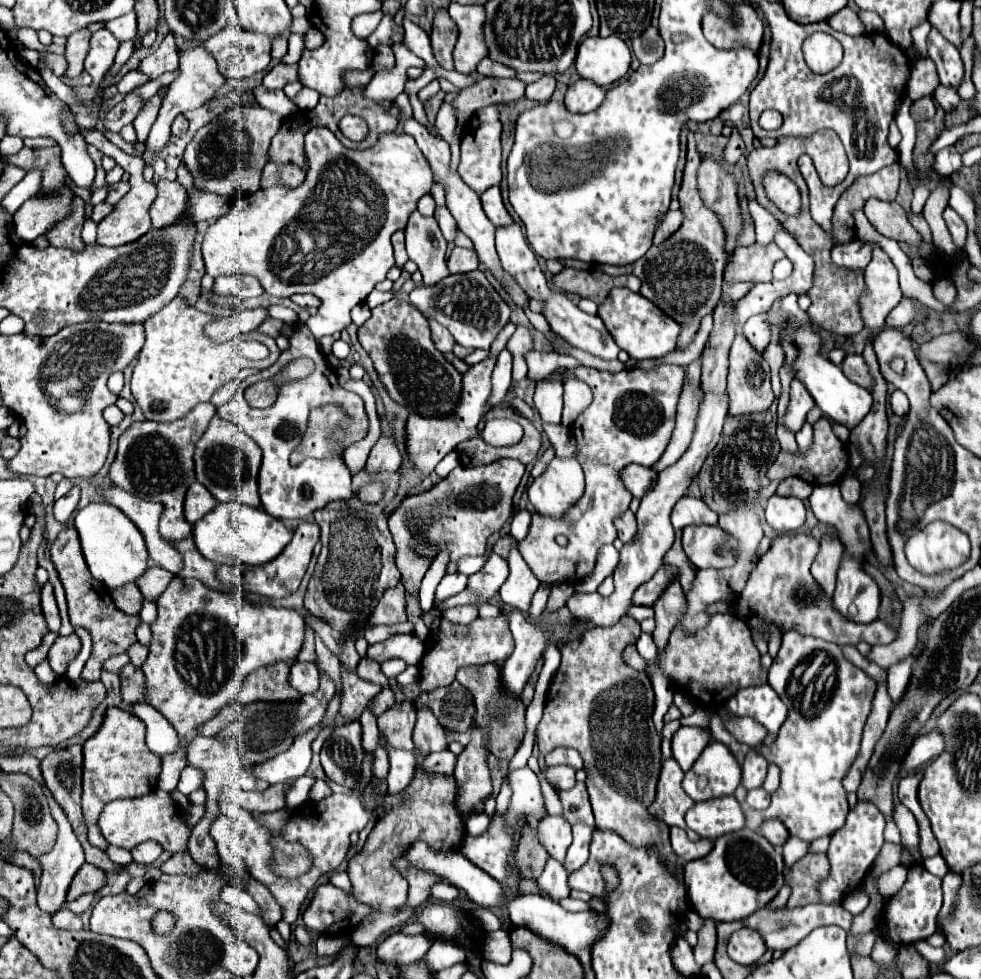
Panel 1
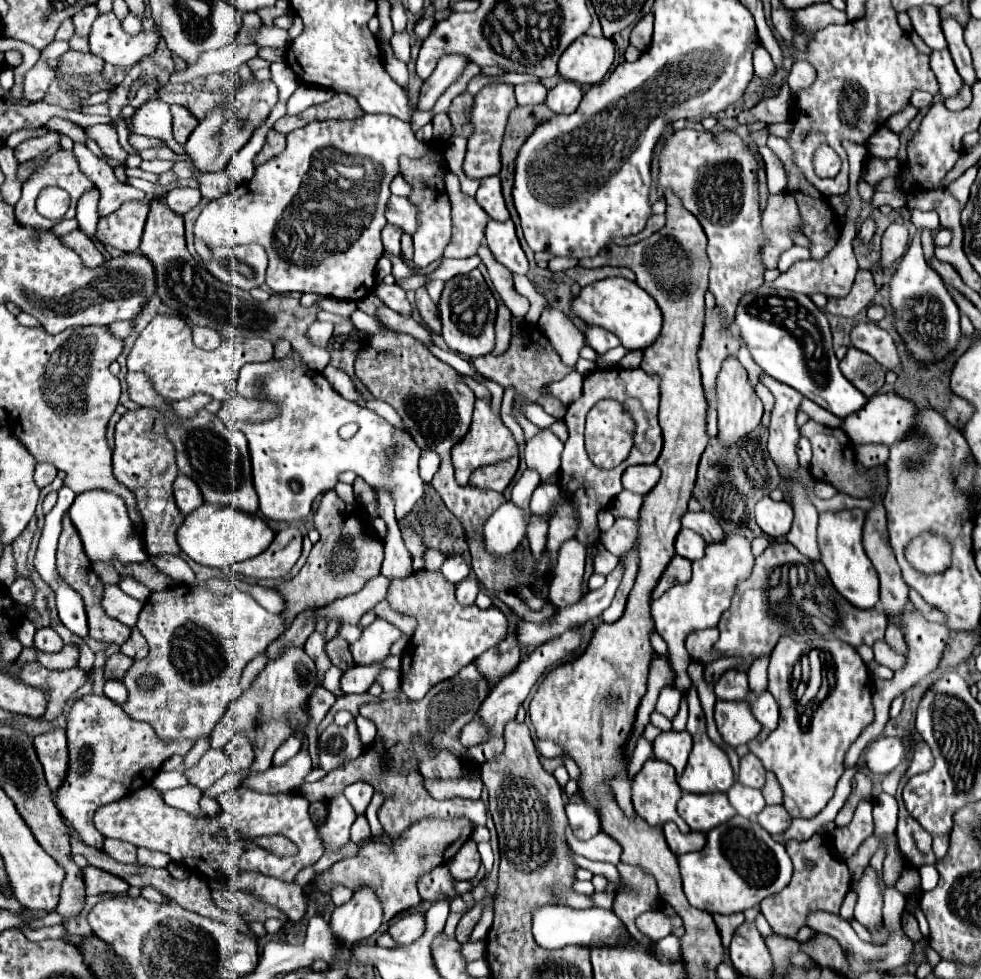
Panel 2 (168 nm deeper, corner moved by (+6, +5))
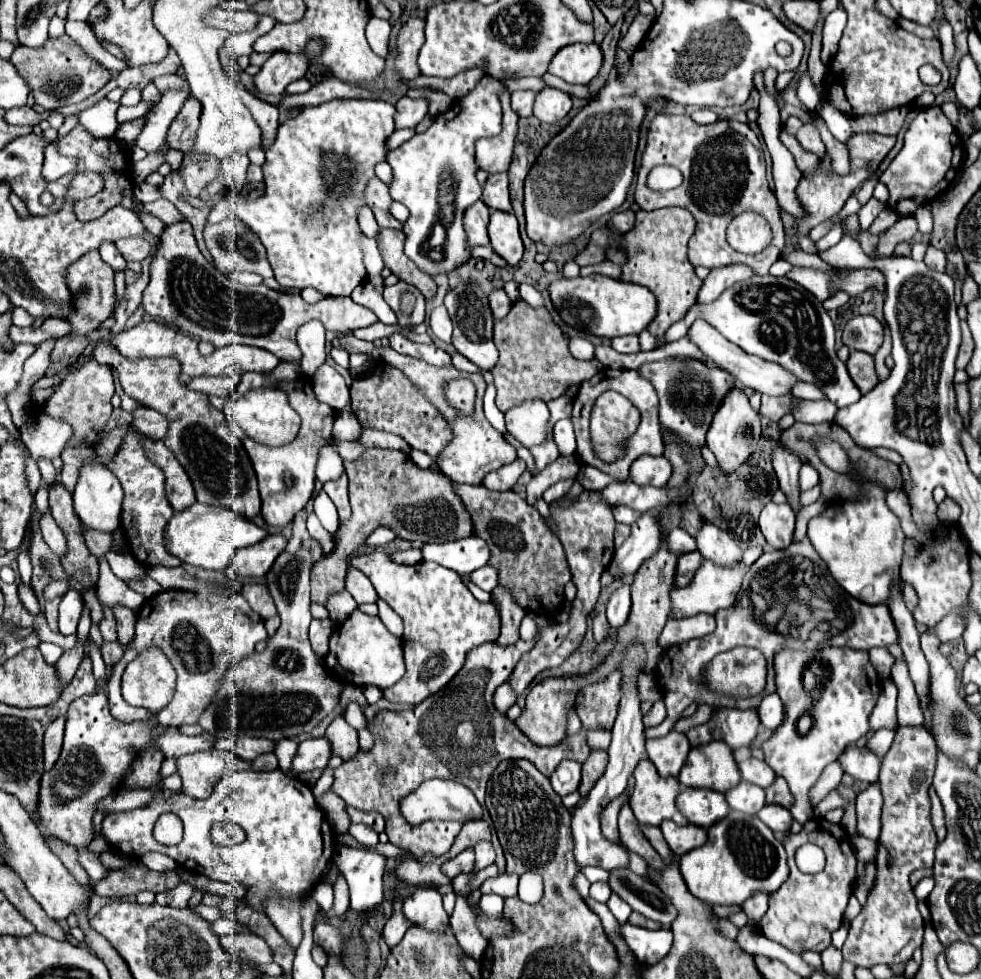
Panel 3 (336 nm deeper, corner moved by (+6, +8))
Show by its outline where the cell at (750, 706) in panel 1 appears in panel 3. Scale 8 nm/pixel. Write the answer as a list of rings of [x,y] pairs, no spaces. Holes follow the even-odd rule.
[[[777,693],[765,695],[763,701],[761,701],[761,705],[759,705],[759,709],[757,709],[757,713],[759,713],[761,723],[767,729],[775,731],[783,723],[783,717],[785,717],[785,709],[783,709],[783,703],[781,703],[779,695]]]

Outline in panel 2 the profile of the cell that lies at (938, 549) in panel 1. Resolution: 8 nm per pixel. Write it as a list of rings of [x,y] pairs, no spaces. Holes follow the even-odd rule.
[[[923,532],[907,544],[905,558],[921,574],[941,574],[951,566],[951,542],[943,534]]]

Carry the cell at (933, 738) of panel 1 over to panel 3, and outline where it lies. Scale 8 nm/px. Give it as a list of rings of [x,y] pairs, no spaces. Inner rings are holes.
[[[847,747],[841,757],[837,757],[843,773],[851,775],[853,779],[859,781],[867,781],[873,783],[879,779],[879,771],[881,771],[881,759],[873,757],[873,753],[869,753],[869,749],[859,749],[859,747]]]

